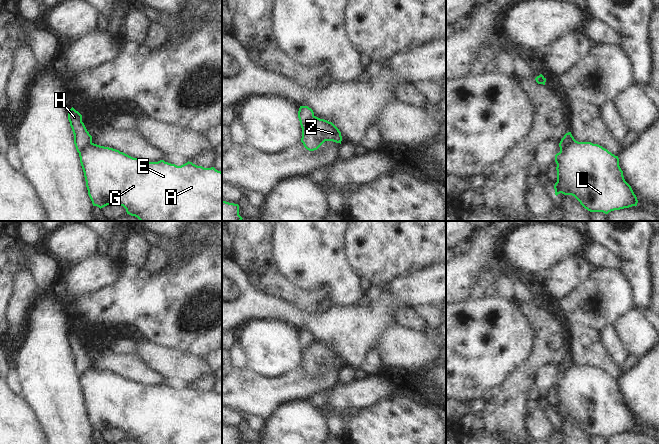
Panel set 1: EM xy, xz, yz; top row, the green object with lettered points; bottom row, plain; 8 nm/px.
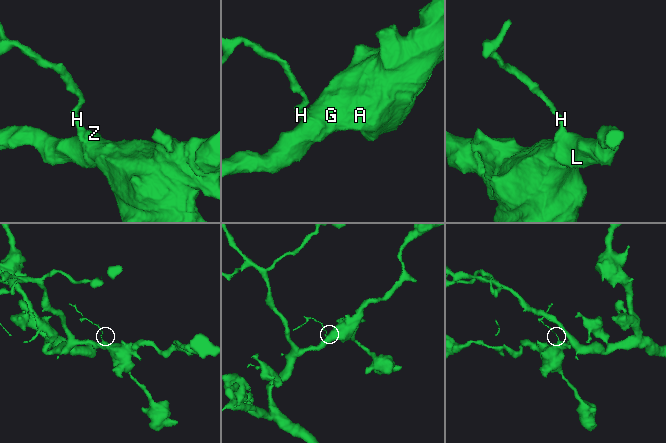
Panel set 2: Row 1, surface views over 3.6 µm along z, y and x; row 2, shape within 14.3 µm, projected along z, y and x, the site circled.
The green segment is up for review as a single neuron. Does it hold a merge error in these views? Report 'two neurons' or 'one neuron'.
two neurons

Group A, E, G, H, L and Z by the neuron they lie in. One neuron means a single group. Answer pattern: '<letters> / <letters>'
A E G L Z / H

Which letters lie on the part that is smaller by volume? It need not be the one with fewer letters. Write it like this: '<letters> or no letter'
H

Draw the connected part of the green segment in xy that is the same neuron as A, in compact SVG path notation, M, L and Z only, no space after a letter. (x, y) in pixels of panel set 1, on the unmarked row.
M94 367L79 381L93 430L117 428L139 444L222 444L222 396L214 391L145 386Z

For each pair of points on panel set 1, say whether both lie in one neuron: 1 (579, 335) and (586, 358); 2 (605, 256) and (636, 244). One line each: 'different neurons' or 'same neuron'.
1: same neuron
2: different neurons

